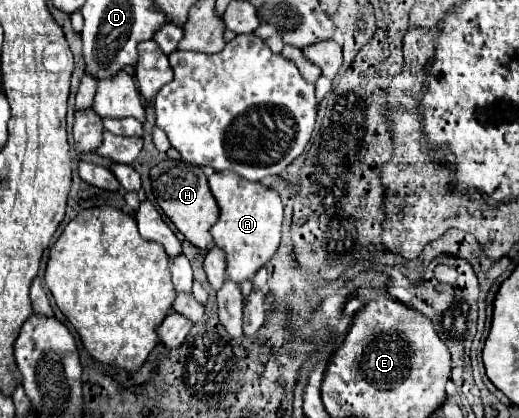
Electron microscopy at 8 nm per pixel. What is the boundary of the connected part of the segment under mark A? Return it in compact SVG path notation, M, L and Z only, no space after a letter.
M214 172L208 182L220 208L218 222L210 228L210 234L214 238L214 246L226 252L228 278L236 284L242 284L254 278L254 274L274 256L280 244L282 202L274 190L258 182L246 182L236 174Z

